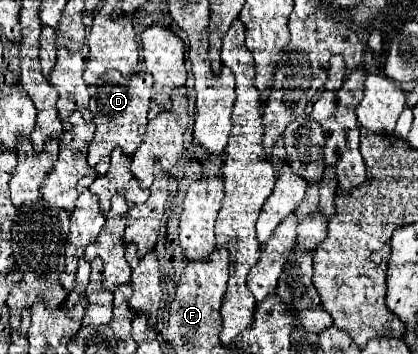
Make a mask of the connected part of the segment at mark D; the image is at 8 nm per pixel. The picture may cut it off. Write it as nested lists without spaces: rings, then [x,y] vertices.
[[[109,70],[99,78],[97,84],[89,86],[89,110],[95,114],[93,122],[97,126],[95,136],[89,146],[89,166],[97,170],[101,176],[109,172],[109,156],[113,148],[121,148],[127,156],[133,156],[133,152],[139,148],[139,144],[145,140],[145,126],[147,126],[147,110],[151,102],[151,88],[153,78],[147,72],[139,72],[133,78],[123,78],[117,70]]]

